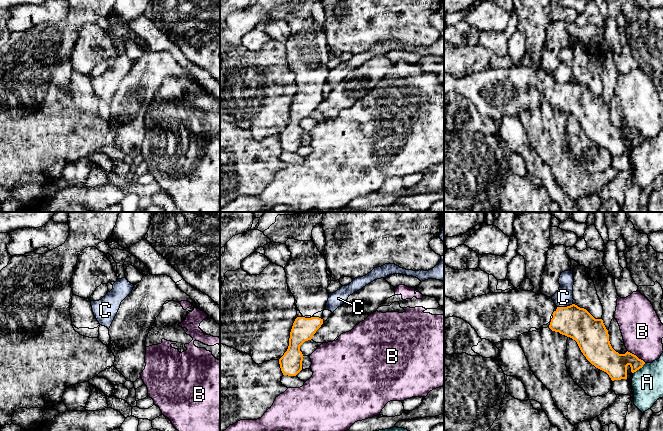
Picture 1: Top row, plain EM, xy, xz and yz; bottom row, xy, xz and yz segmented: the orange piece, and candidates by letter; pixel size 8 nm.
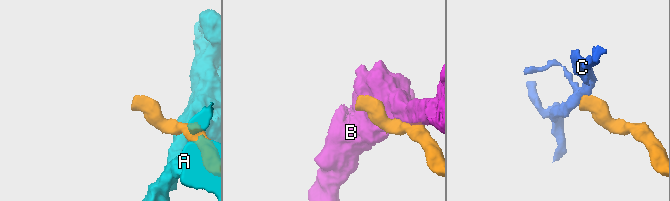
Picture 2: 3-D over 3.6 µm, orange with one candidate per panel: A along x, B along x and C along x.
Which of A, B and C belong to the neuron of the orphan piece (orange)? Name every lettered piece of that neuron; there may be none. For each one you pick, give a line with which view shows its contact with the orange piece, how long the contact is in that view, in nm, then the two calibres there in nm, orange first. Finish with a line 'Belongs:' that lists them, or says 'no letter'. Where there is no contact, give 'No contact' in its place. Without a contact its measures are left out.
Belongs: no letter

